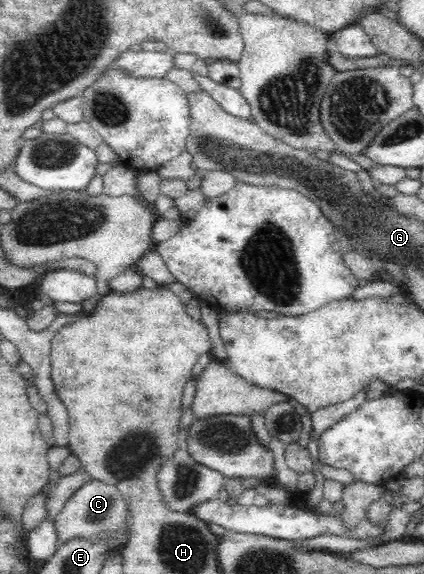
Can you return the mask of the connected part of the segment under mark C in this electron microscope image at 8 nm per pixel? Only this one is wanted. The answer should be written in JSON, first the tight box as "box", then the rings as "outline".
{"box":[55,478,126,542],"outline":[[[95,478],[89,480],[81,486],[64,502],[64,506],[57,514],[55,521],[58,527],[58,534],[60,542],[64,538],[70,536],[92,536],[98,534],[102,530],[120,526],[124,522],[126,516],[126,509],[124,509],[124,497],[122,493],[111,484],[103,480],[96,480]]]}

